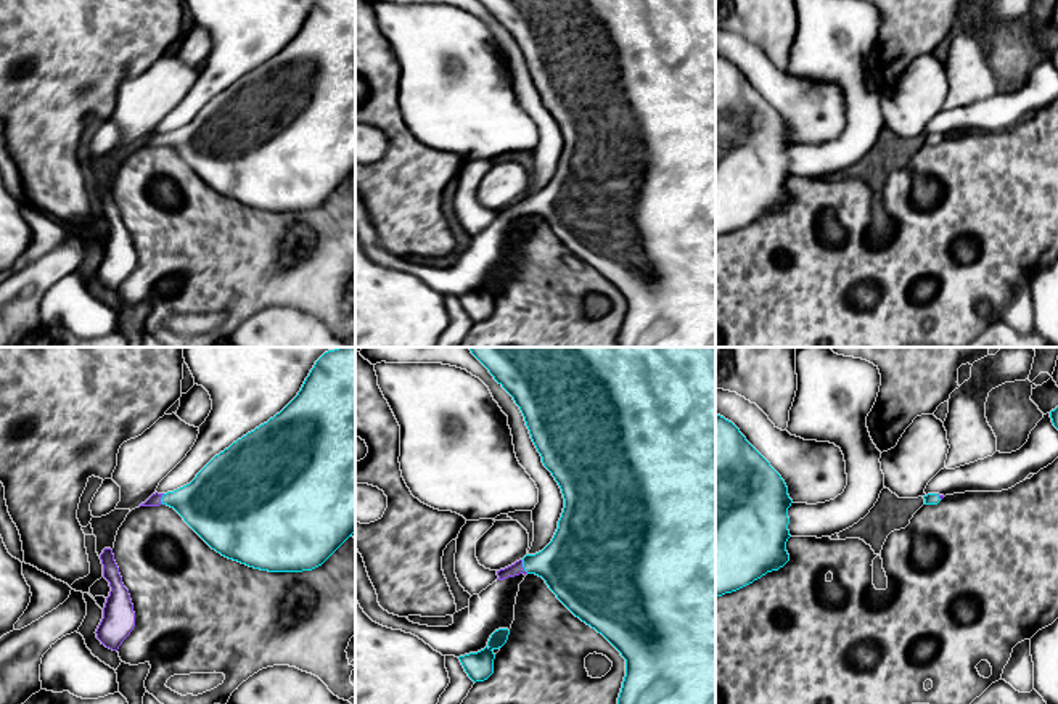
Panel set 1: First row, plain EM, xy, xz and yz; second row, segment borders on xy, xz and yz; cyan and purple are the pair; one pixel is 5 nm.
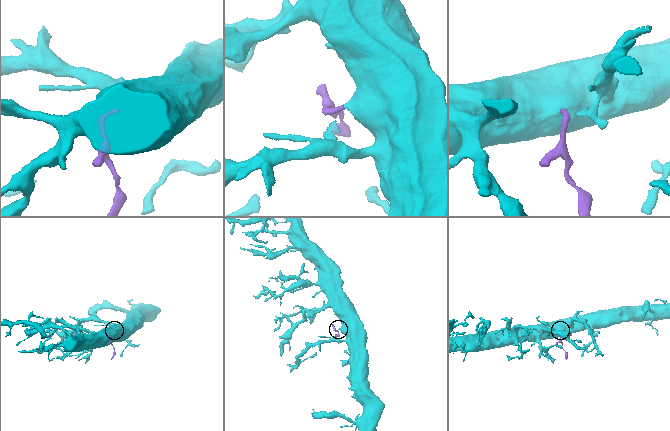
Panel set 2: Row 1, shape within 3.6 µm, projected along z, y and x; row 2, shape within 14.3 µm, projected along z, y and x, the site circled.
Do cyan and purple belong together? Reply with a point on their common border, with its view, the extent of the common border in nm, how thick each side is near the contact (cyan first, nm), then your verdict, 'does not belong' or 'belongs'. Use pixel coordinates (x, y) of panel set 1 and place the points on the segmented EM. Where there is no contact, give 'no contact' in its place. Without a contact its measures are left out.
xz (523, 566) | 80 nm | 320/60 nm | belongs

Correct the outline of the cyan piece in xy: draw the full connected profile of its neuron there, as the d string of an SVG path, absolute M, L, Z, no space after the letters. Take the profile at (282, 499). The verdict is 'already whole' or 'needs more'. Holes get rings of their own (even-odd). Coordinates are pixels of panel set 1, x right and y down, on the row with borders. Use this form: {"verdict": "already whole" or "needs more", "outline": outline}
{"verdict": "needs more", "outline": "M338 347L325 352L310 370L297 395L273 418L248 432L215 455L196 477L167 493L153 493L140 506L167 505L217 553L269 572L302 572L322 566L355 532L355 347Z"}

